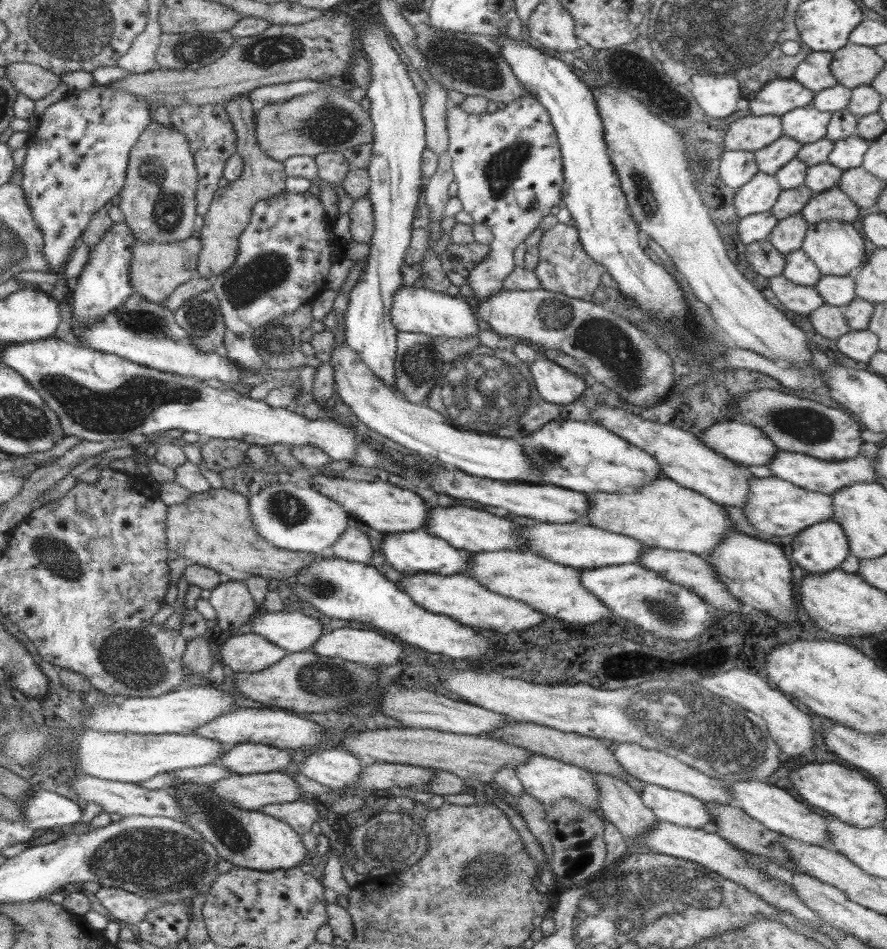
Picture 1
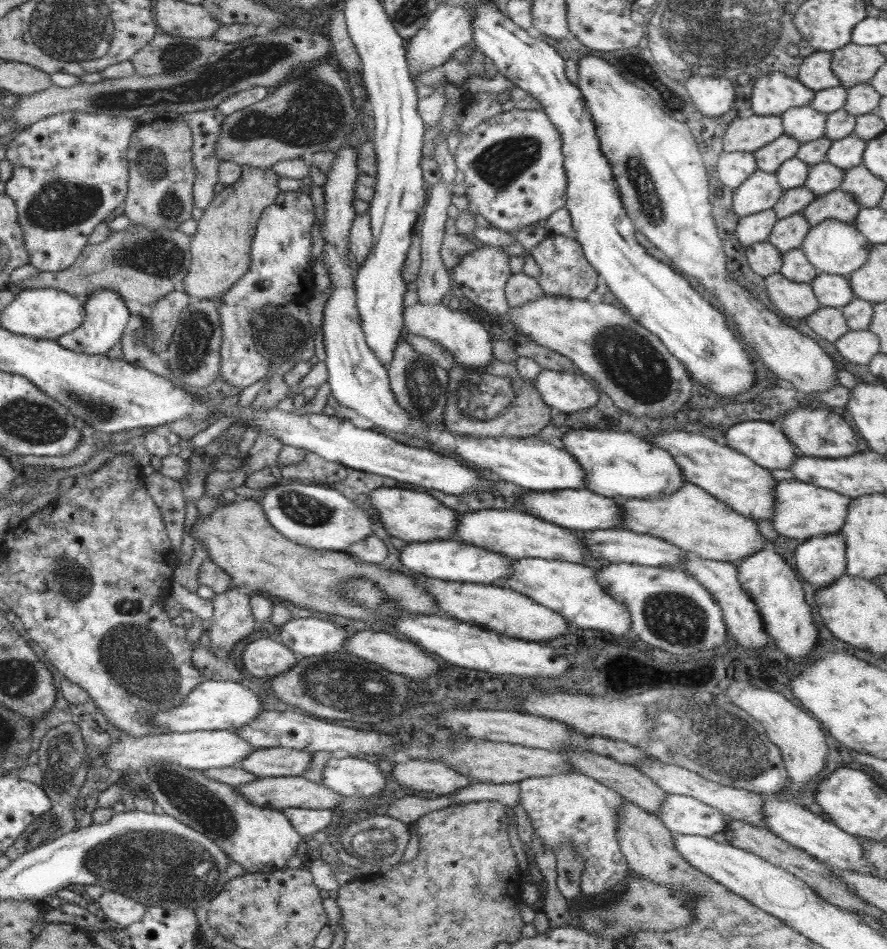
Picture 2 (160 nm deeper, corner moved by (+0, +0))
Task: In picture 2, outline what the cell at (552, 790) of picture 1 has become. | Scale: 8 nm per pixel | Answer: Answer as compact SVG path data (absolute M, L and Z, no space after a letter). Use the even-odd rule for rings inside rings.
M572 769L564 774L525 778L518 784L520 805L530 818L533 832L554 853L569 840L577 855L585 860L583 875L580 875L581 892L574 900L566 900L571 917L576 917L578 908L599 908L608 901L616 901L619 893L624 893L630 886L627 880L631 874L617 839L619 794Z

